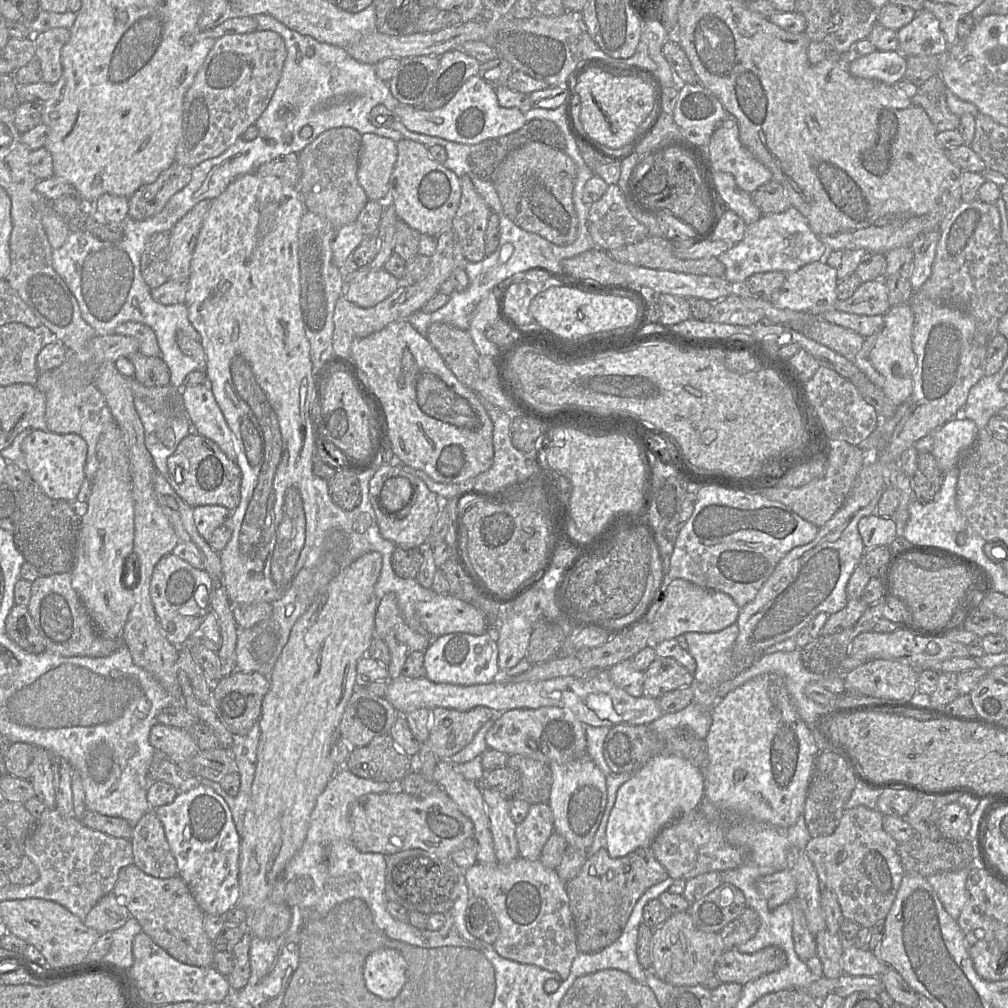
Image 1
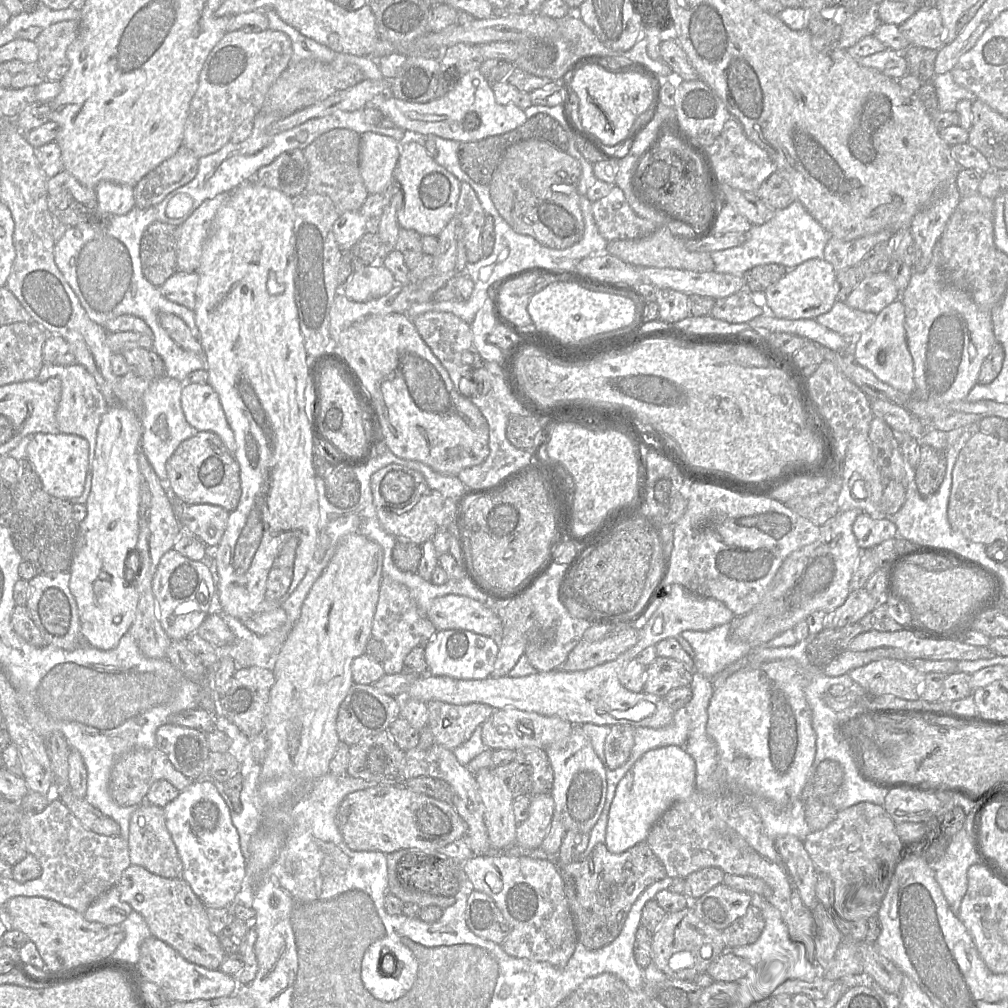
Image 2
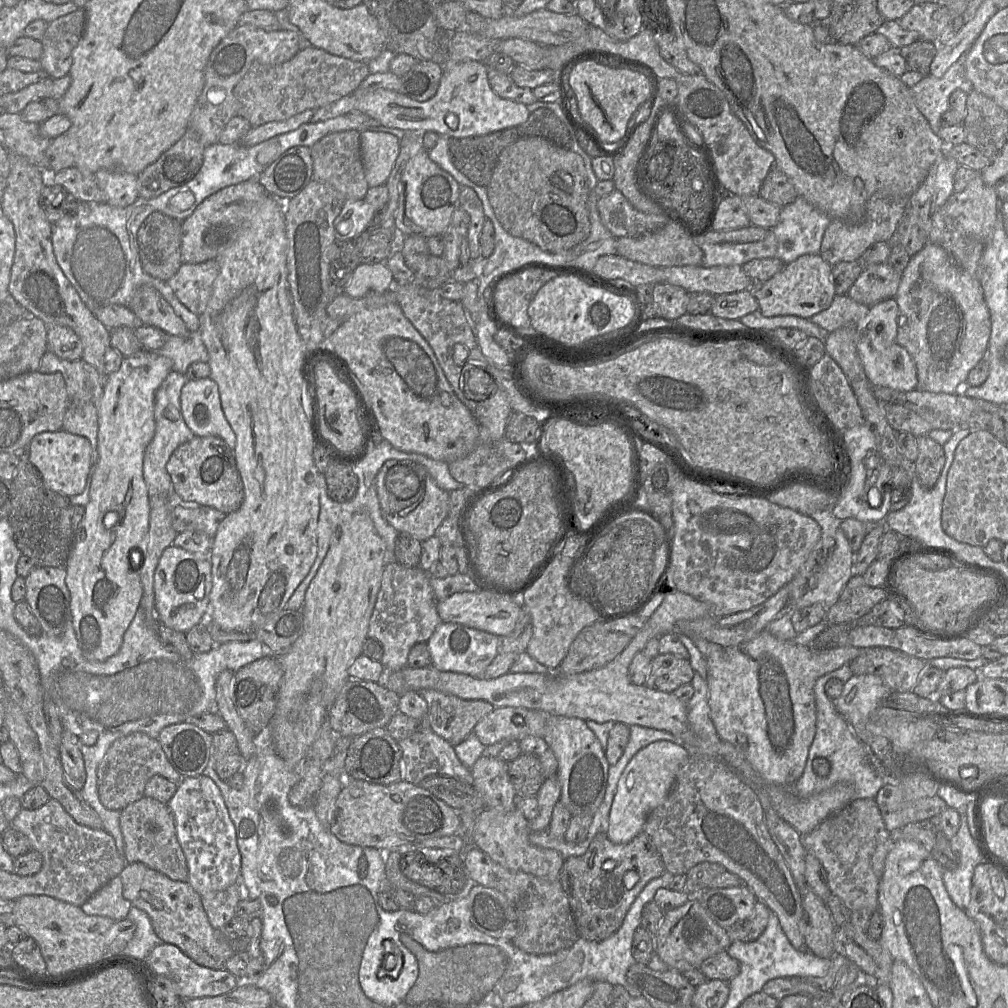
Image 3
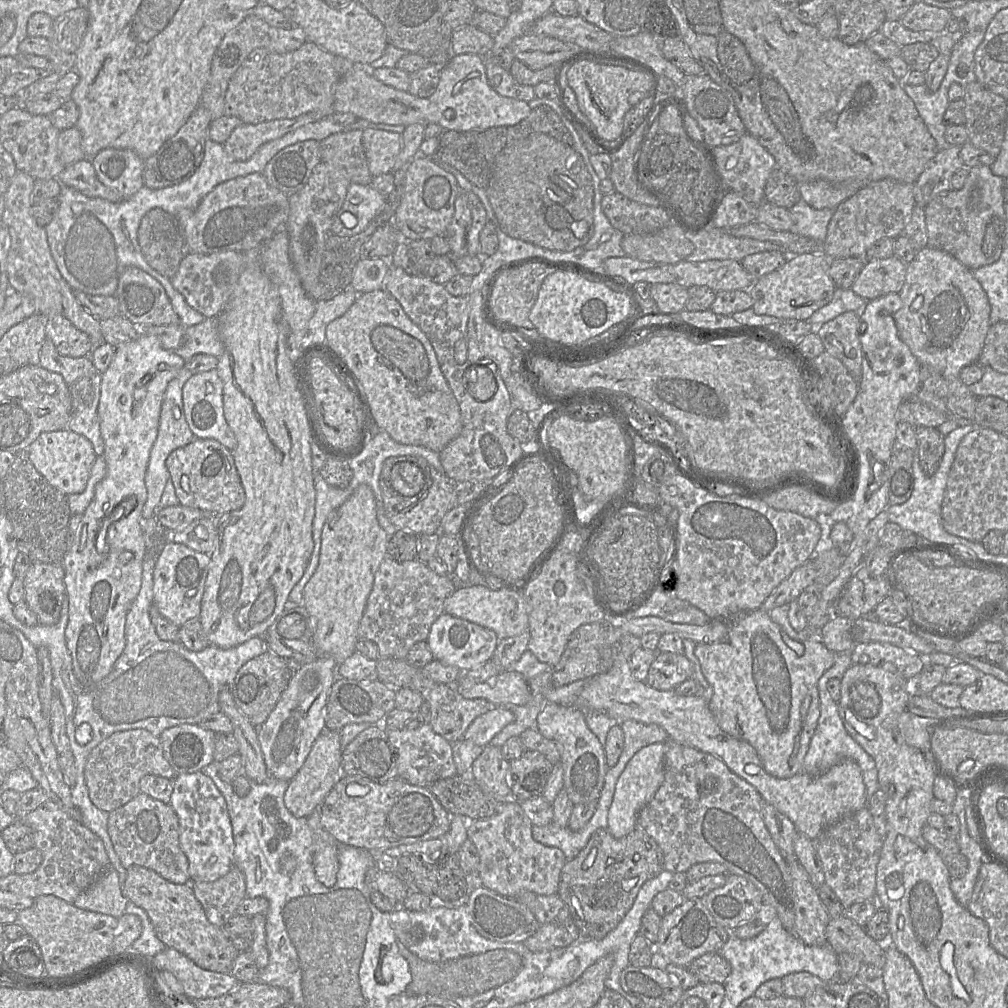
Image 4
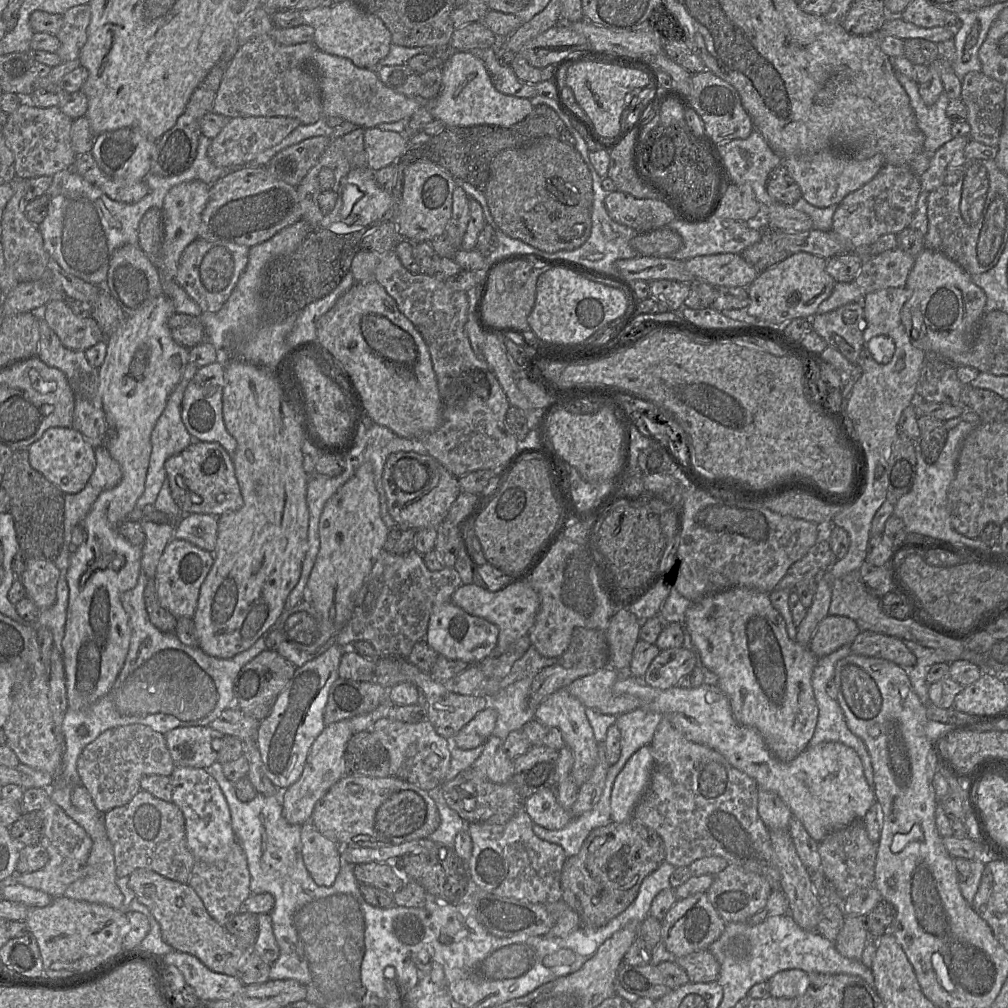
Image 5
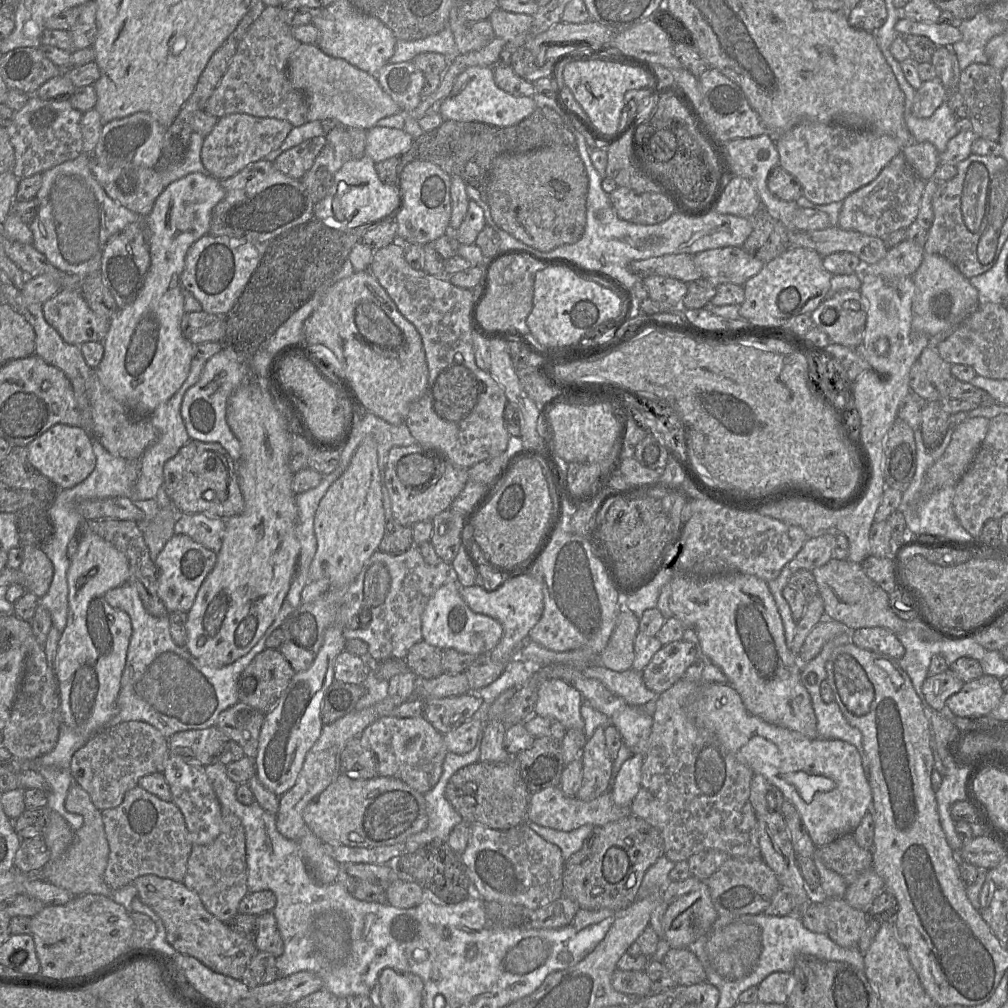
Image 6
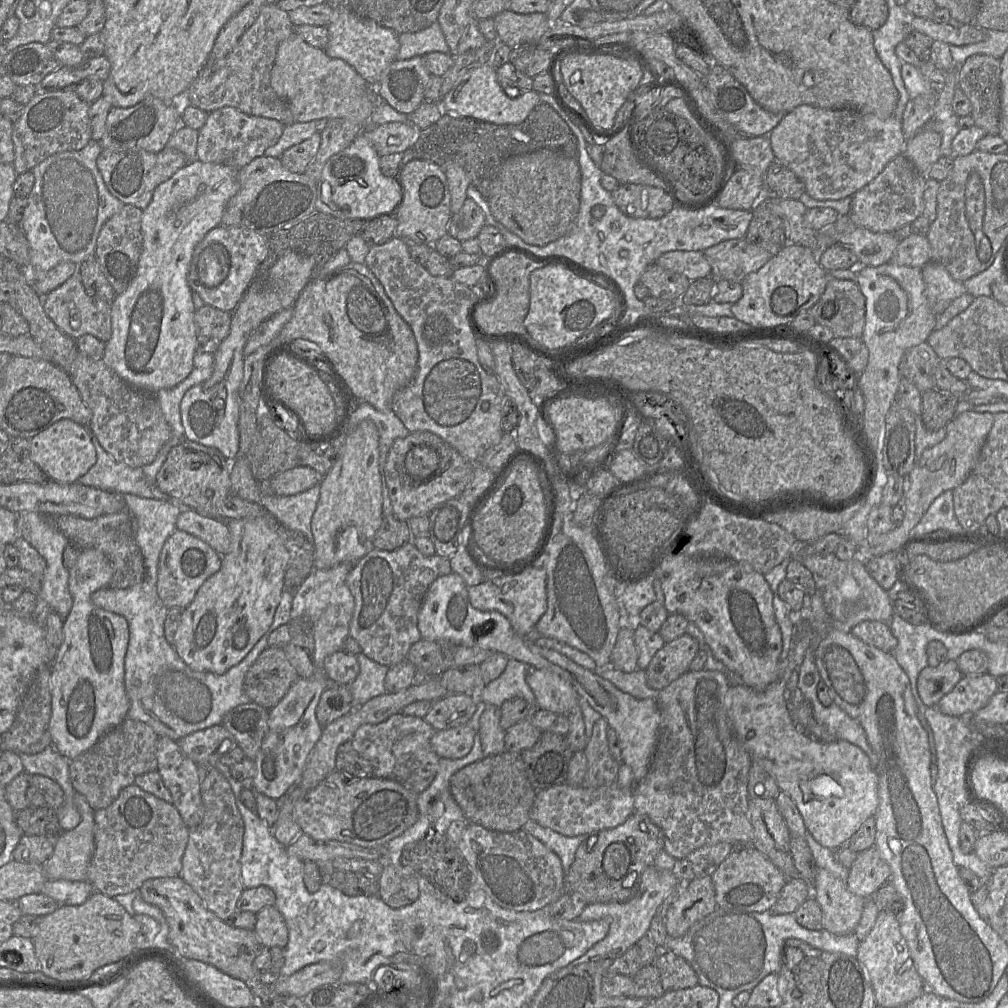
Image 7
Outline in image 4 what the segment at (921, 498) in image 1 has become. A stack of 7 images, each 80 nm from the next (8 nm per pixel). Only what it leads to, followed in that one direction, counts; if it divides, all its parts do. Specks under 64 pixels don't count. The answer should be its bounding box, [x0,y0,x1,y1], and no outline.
[917,427,944,475]

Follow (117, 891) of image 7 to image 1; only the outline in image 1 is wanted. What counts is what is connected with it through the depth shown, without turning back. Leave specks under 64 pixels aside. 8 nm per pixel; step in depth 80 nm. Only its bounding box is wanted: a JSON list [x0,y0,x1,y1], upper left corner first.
[130,809,178,879]

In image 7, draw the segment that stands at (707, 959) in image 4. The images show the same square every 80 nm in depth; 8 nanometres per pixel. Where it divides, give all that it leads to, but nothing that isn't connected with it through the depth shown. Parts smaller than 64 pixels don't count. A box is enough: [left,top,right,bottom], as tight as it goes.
[653,951,699,991]

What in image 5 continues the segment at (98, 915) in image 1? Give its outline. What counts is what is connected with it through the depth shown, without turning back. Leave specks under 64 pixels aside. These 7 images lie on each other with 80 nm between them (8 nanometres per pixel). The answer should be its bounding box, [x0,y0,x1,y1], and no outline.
[64,838,124,909]

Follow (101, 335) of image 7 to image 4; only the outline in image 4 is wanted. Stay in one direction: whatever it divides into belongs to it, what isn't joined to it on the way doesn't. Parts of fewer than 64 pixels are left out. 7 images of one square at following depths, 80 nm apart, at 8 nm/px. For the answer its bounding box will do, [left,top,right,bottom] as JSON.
[45,314,92,358]

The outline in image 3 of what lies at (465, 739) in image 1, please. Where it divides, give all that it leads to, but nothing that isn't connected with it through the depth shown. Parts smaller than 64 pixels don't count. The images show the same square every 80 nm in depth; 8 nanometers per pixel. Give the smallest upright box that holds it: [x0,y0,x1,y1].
[419,689,494,746]

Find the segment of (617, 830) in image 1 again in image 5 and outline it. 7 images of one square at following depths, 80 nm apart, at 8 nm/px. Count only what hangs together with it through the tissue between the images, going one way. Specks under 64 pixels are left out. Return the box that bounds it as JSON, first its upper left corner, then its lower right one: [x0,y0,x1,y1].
[611,745,653,822]

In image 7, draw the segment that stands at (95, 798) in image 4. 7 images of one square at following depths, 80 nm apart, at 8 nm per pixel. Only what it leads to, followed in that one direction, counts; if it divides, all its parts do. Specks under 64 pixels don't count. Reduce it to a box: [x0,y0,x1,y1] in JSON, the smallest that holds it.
[69,718,158,811]

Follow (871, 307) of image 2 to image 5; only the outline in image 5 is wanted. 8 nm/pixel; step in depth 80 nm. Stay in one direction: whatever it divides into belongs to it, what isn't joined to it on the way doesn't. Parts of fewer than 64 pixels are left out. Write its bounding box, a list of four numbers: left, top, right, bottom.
[855,247,916,294]

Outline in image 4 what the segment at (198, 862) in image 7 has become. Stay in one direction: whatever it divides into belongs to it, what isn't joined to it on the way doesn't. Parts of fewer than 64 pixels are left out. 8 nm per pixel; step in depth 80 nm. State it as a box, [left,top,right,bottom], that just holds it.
[190,865,247,927]

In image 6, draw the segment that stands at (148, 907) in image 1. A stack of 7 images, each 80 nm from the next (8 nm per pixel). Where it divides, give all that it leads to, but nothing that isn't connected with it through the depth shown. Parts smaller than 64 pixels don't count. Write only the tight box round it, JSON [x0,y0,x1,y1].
[131,875,257,980]

